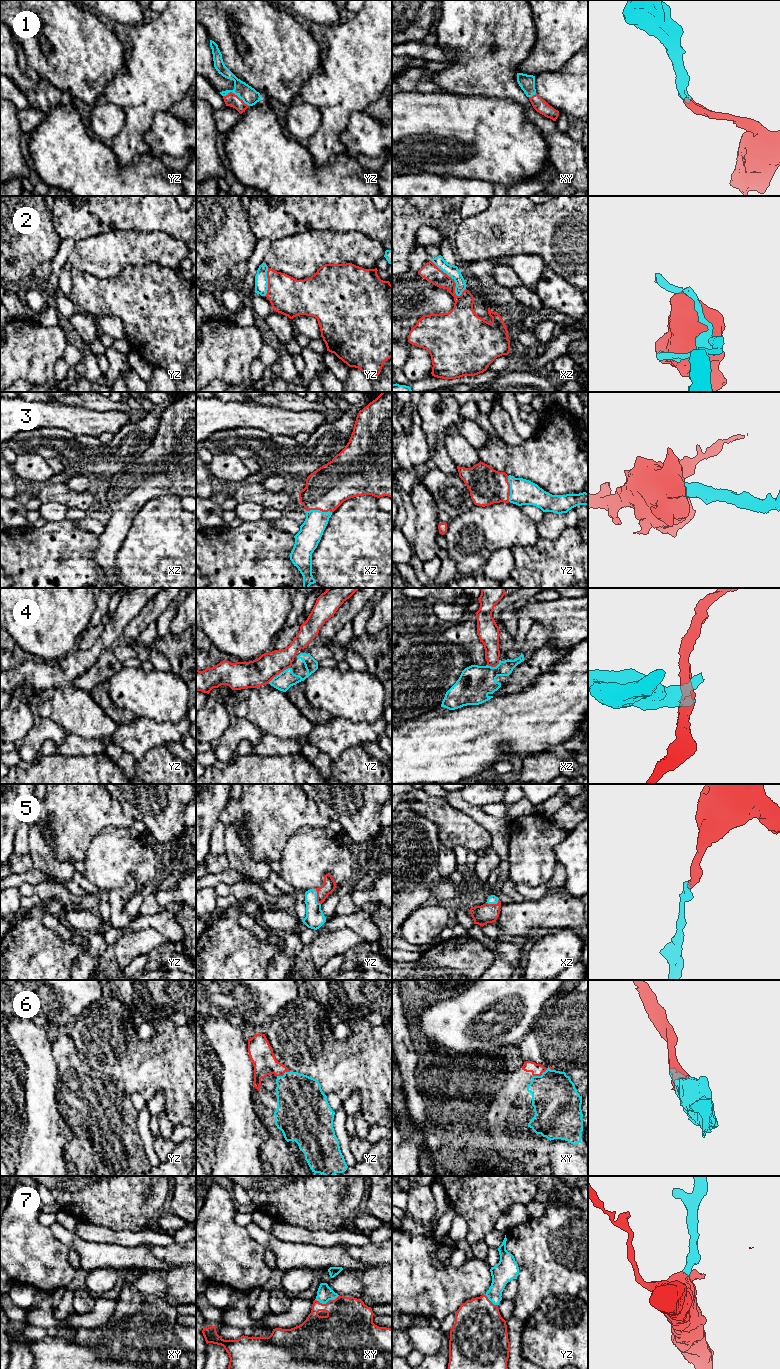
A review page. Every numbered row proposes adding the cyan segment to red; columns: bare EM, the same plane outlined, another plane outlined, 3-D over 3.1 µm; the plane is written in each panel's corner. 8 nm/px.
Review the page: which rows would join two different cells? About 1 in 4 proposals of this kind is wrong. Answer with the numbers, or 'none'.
2, 4

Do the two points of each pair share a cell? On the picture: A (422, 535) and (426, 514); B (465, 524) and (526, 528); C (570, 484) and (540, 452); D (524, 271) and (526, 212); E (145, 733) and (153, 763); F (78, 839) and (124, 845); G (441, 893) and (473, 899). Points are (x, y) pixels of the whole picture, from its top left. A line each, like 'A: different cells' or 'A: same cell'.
A: same cell
B: same cell
C: same cell
D: different cells
E: different cells
F: different cells
G: same cell

